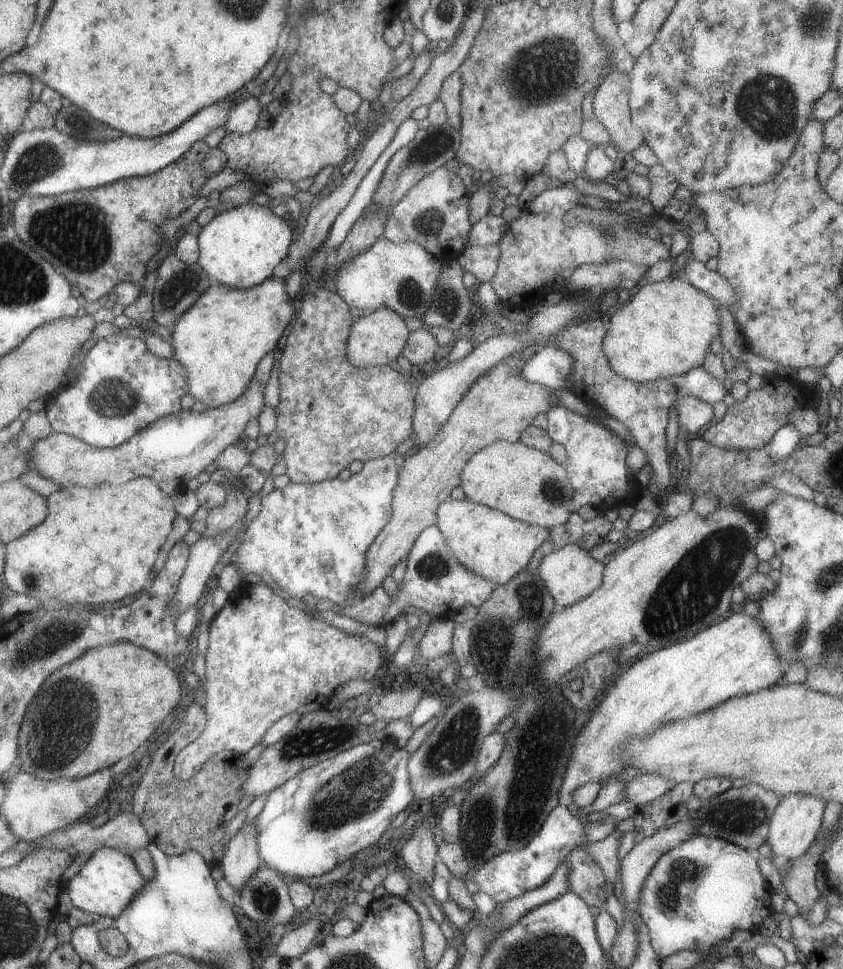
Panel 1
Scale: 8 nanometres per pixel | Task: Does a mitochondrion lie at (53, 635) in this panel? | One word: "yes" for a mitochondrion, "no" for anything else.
yes

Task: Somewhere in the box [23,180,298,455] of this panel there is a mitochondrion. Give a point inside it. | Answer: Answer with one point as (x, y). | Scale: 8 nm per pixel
(113, 400)

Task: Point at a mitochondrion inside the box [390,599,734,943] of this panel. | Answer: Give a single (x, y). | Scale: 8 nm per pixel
(454, 748)

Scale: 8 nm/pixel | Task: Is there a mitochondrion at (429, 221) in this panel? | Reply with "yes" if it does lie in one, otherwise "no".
yes

